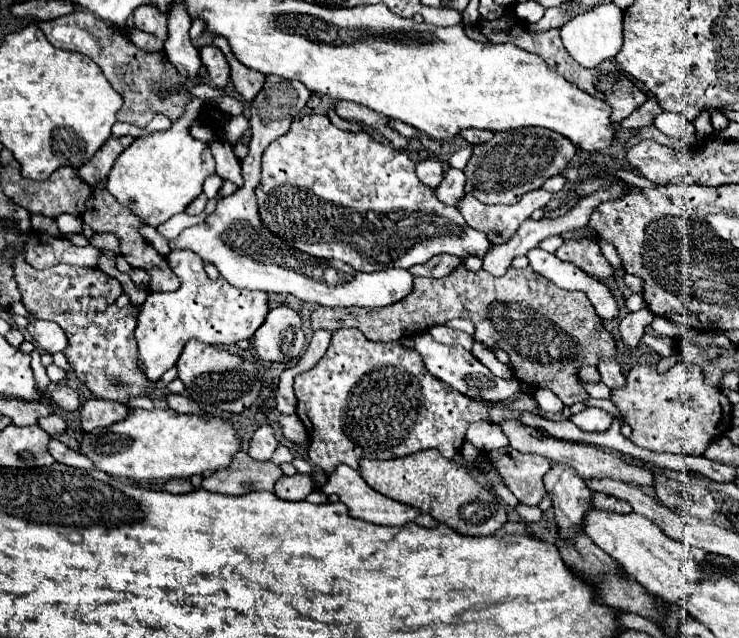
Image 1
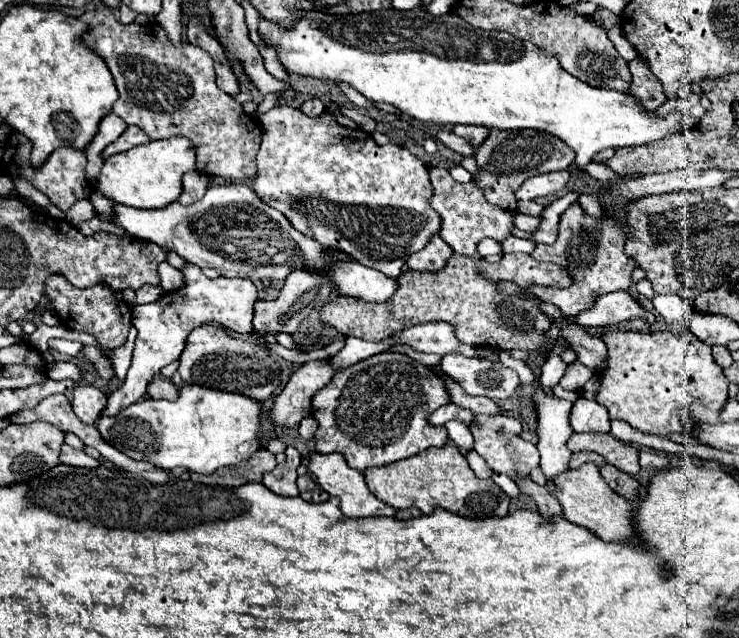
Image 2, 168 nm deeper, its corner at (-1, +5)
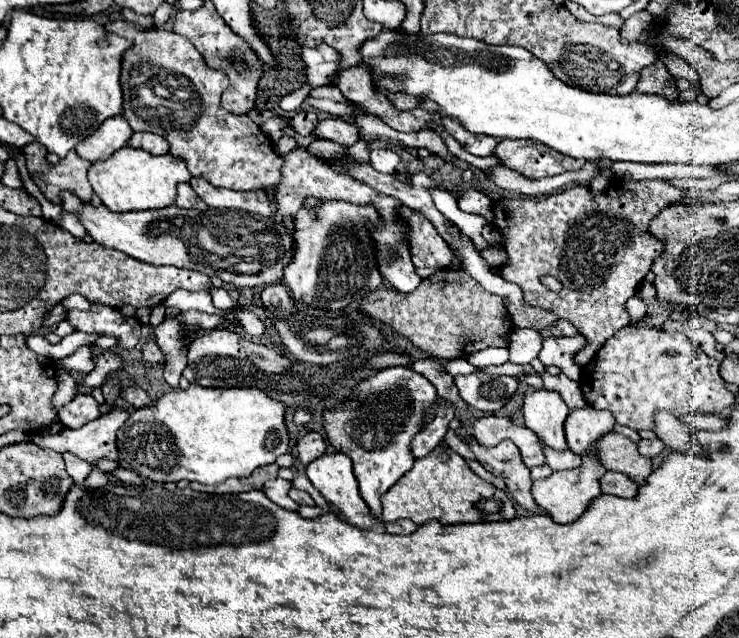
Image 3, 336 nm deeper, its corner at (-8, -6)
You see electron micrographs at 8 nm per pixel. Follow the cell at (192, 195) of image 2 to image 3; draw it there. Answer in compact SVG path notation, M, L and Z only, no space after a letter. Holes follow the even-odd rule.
M178 184L178 196L176 196L176 204L180 208L194 208L198 204L198 196L192 190L190 184Z

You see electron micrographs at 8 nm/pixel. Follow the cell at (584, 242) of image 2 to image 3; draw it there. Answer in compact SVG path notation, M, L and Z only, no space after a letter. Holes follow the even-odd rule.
M614 180L620 184L610 184L604 192L592 194L588 186L576 184L564 192L538 196L538 198L506 198L494 202L492 224L504 238L504 250L508 254L506 264L500 268L500 276L522 288L524 300L530 306L538 306L558 314L576 326L578 334L586 338L586 348L578 350L574 362L584 366L600 350L600 346L614 336L620 328L630 324L626 316L626 300L638 292L638 284L644 280L652 262L662 254L664 242L654 238L648 230L650 220L666 206L676 204L688 196L686 190L672 186L668 180ZM542 276L554 276L562 282L562 290L556 294L542 283Z

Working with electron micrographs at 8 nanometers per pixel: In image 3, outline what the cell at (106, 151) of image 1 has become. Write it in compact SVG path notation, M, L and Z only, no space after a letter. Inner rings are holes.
M134 132L134 136L128 140L128 146L142 148L150 154L168 154L166 140L162 140L162 136L152 132Z

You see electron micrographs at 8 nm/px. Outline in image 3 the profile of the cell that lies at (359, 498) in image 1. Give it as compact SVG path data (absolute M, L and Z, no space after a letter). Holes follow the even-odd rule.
M332 452L332 454L322 454L320 458L316 458L314 462L310 462L306 466L306 476L310 478L310 482L314 484L314 488L332 504L336 506L350 524L362 528L362 530L372 530L372 528L384 528L384 522L382 520L374 520L366 502L362 500L360 492L358 492L358 484L356 484L356 478L352 474L352 460L342 454L342 452Z

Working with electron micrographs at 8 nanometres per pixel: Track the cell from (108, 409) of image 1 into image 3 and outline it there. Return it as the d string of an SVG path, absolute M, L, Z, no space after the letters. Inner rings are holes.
M76 394L70 404L58 410L58 420L68 428L80 428L98 416L98 402L90 394Z

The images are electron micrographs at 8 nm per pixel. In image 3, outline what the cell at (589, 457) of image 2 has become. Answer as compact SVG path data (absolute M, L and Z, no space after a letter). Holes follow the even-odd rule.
M542 444L542 450L544 450L544 456L546 456L546 464L552 468L552 470L568 470L568 468L578 468L580 466L580 458L576 454L572 454L570 450L554 450L554 448L546 448L546 444Z

